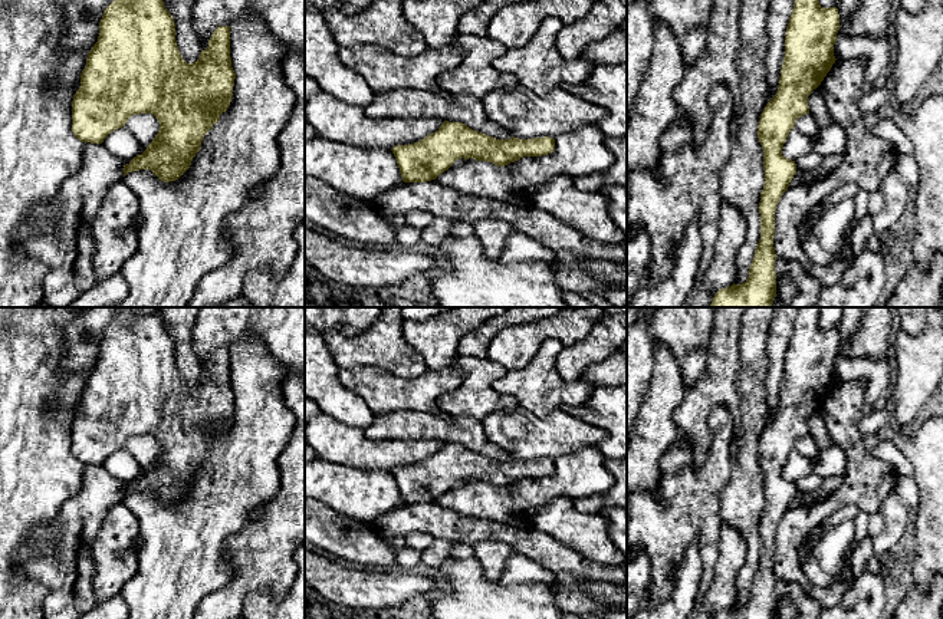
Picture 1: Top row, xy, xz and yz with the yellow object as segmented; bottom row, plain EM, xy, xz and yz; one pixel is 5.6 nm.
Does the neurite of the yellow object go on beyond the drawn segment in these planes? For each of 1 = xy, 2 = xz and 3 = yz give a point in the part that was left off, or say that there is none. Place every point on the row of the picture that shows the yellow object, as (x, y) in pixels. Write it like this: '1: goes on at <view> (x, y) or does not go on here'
1: does not go on here
2: does not go on here
3: does not go on here

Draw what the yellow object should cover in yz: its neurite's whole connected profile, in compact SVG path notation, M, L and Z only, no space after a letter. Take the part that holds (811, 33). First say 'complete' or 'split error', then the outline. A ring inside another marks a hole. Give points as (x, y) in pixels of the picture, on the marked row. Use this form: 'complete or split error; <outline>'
complete; M795 0L785 34L785 57L781 69L776 95L766 103L758 125L758 139L763 148L765 184L760 192L760 240L749 269L749 277L742 284L720 289L710 307L772 307L776 296L775 273L775 210L782 194L796 174L796 164L782 155L783 144L795 122L809 113L808 96L816 89L835 63L834 45L840 30L837 7L824 9L818 0Z

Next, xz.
complete; M444 121L434 134L414 144L395 145L391 151L404 182L426 182L436 180L460 158L505 167L523 157L548 155L553 149L555 139L549 136L496 139L461 122Z

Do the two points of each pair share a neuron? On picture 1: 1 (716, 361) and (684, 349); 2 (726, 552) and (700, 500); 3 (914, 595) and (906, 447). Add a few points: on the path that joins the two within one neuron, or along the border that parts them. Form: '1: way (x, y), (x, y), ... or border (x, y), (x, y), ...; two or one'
1: border (713, 323), (706, 368), (689, 387); two
2: border (723, 524), (719, 533), (719, 555), (713, 573); two
3: border (914, 583), (927, 593); two

